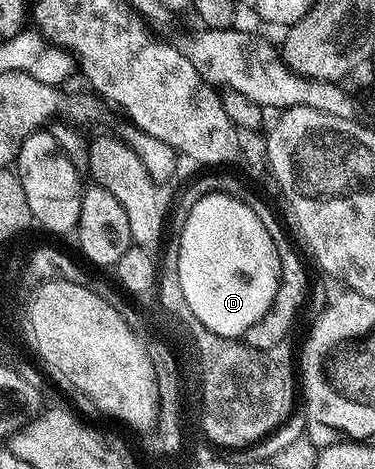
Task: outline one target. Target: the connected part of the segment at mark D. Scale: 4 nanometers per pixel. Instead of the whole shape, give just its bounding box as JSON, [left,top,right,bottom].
[178,194,279,338]

